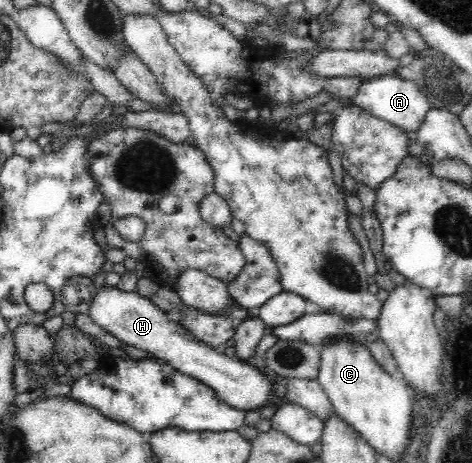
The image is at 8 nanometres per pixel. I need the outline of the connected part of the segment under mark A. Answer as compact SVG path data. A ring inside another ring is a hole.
M382 75L364 80L357 93L348 99L349 103L367 110L375 117L388 121L407 132L417 132L426 113L432 108L428 99L412 81L397 75Z

